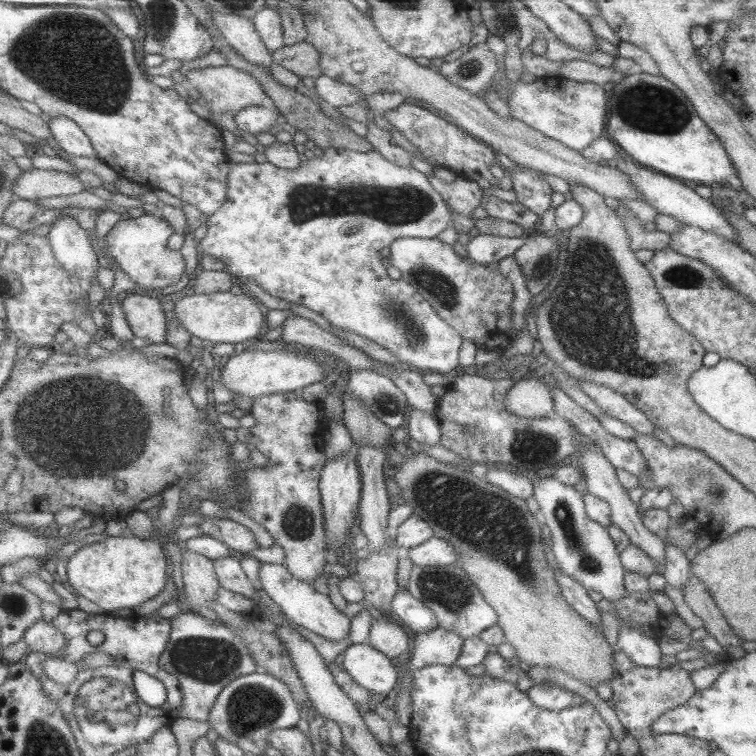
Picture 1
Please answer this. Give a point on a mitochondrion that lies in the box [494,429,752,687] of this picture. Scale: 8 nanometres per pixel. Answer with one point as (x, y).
(564, 517)

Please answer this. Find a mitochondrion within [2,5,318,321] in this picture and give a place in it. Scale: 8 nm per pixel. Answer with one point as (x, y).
(96, 76)

